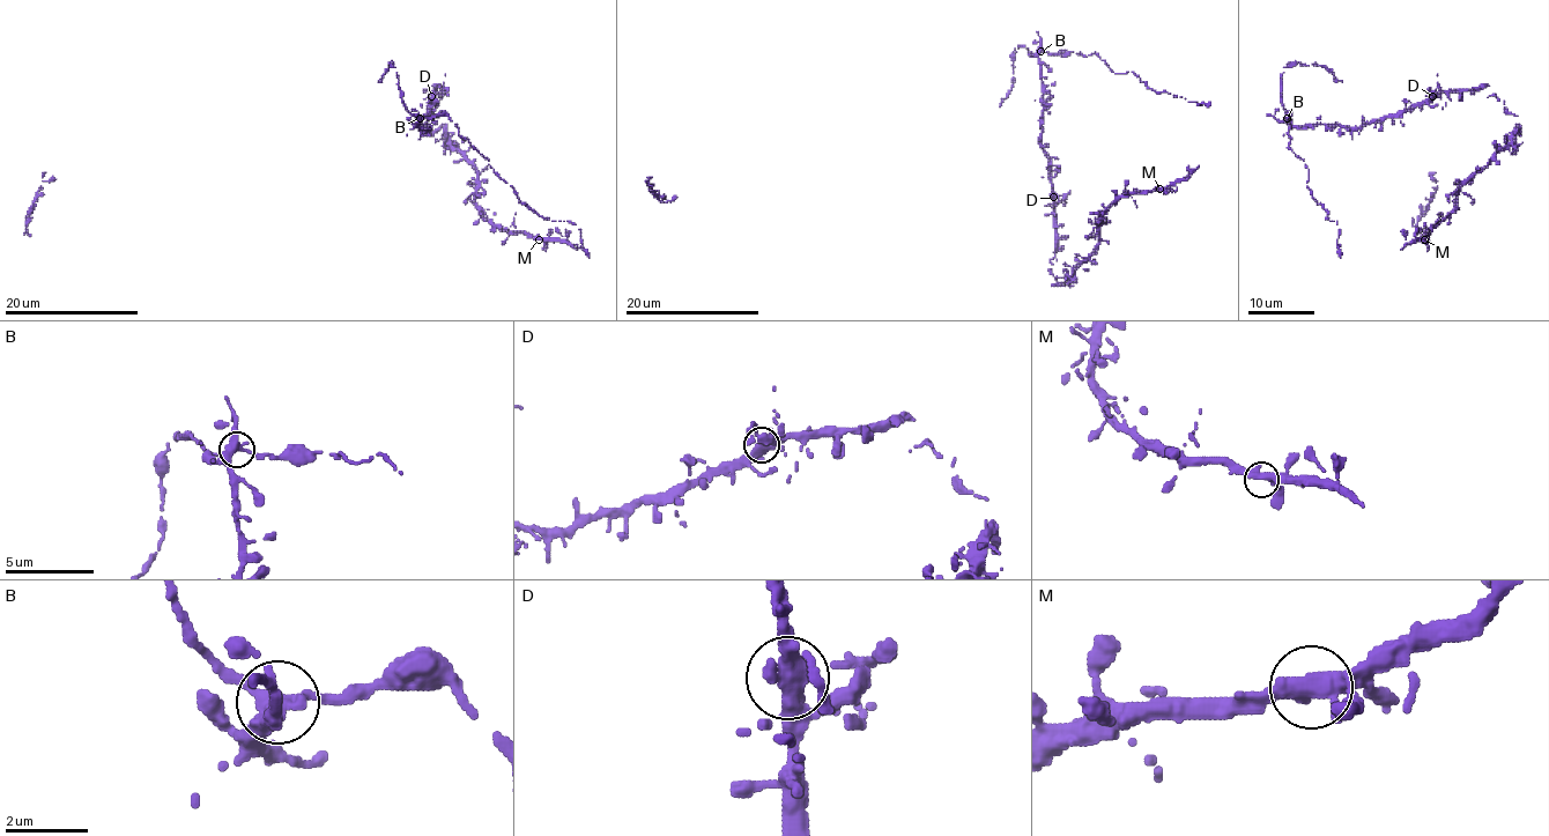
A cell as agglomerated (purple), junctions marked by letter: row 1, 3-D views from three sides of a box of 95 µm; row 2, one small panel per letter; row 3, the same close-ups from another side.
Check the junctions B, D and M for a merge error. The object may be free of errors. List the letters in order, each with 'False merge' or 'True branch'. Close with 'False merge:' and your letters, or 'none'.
B: False merge
D: True branch
M: True branch
False merge: B

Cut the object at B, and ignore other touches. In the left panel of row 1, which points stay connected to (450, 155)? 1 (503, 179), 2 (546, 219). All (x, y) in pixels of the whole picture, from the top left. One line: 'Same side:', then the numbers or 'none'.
Same side: none

